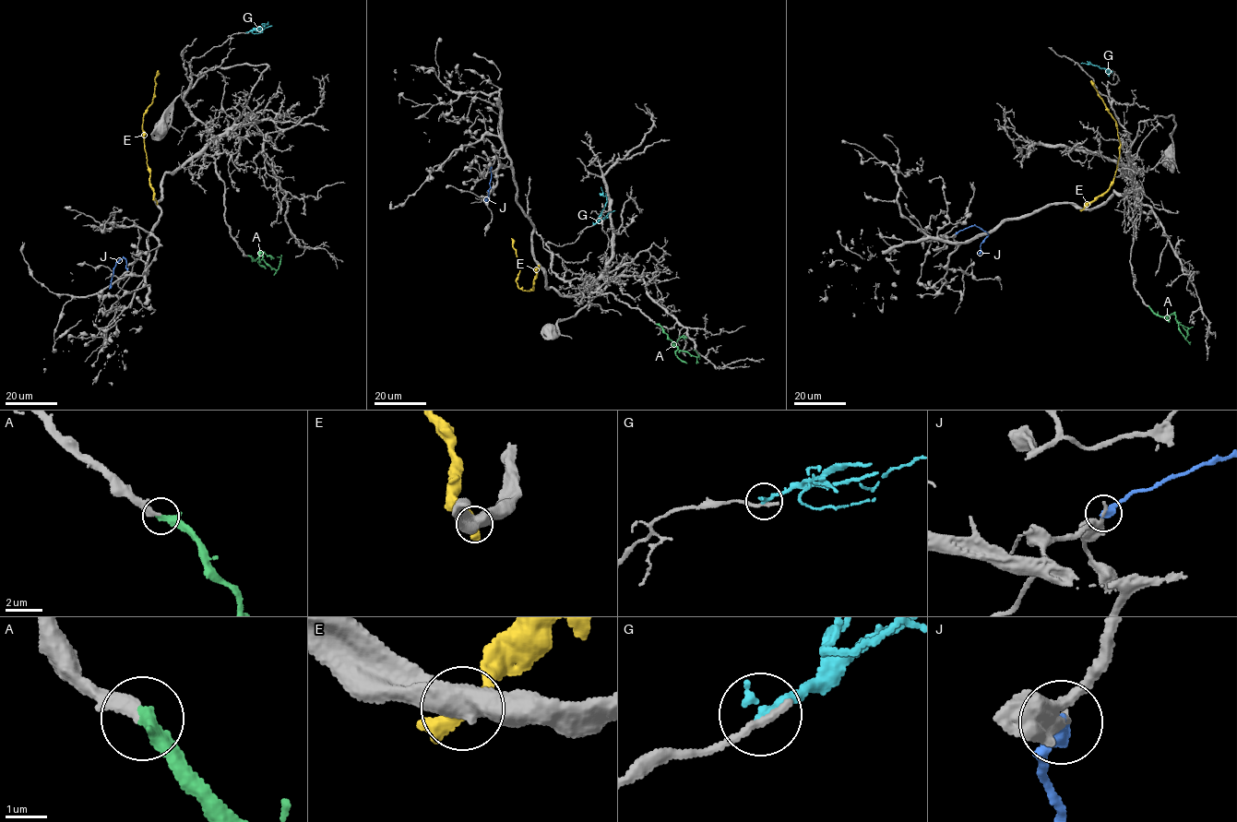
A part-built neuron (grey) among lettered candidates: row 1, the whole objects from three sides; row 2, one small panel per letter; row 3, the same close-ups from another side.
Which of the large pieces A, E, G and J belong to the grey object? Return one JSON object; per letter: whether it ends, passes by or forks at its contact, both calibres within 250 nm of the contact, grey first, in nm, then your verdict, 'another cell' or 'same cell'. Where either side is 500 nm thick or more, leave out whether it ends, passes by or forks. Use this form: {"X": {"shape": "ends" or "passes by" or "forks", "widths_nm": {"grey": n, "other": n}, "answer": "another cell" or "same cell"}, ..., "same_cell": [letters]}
{"A": {"shape": "ends", "widths_nm": {"grey": 300, "other": 360}, "answer": "same cell"}, "E": {"widths_nm": {"grey": 550, "other": 480}, "answer": "another cell"}, "G": {"shape": "ends", "widths_nm": {"grey": 200, "other": 200}, "answer": "another cell"}, "J": {"shape": "ends", "widths_nm": {"grey": 260, "other": 380}, "answer": "another cell"}, "same_cell": ["A"]}

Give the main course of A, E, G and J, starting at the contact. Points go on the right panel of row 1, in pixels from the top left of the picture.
A: (1148, 306), (1159, 316), (1174, 315), (1179, 330), (1185, 339), (1188, 328), (1183, 325)
E: (1083, 209), (1109, 188), (1119, 155), (1115, 120), (1091, 80)
G: (1112, 72), (1097, 65), (1080, 64)
J: (956, 233), (975, 225), (988, 233), (981, 244), (980, 254)

